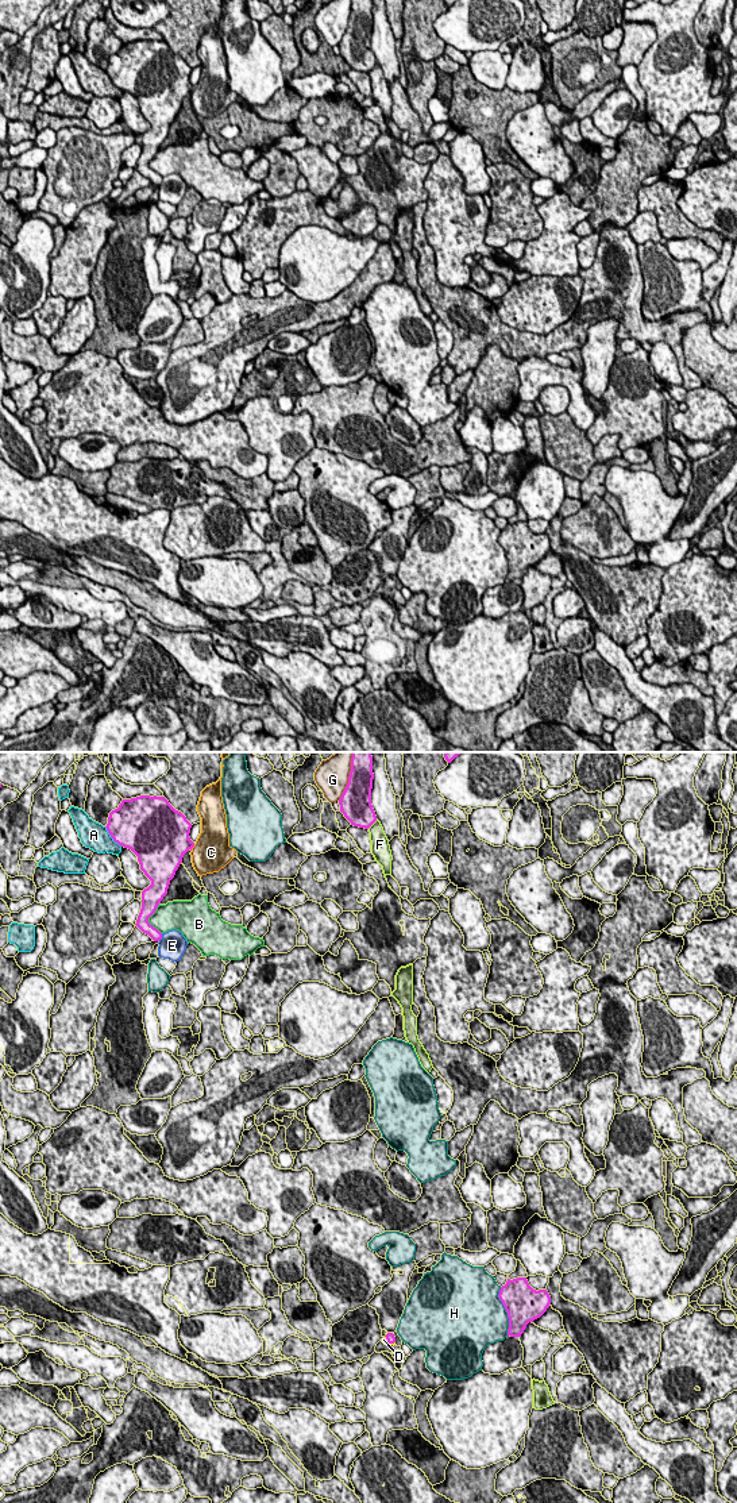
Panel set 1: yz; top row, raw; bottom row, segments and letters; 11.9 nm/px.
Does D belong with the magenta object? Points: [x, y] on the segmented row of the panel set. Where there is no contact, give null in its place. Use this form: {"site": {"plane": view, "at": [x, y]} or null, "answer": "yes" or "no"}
{"site": {"plane": "yz", "at": [386, 1338]}, "answer": "yes"}

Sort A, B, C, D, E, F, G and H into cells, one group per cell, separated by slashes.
A / B / C / D / E / F / G H

